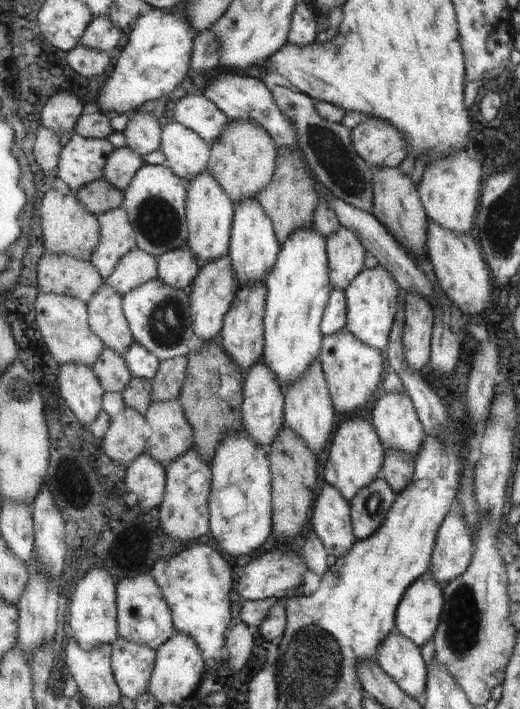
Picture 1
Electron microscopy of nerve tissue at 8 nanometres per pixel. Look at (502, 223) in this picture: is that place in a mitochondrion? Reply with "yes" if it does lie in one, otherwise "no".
yes

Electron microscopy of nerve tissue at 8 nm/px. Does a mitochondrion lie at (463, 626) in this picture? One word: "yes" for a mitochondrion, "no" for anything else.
yes

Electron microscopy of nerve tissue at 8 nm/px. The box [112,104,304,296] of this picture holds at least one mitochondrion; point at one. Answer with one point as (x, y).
(159, 223)

